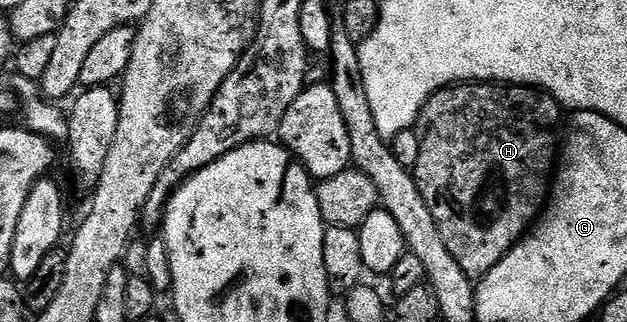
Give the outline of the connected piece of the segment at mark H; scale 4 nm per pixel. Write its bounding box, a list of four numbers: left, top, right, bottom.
[413,82,561,278]

